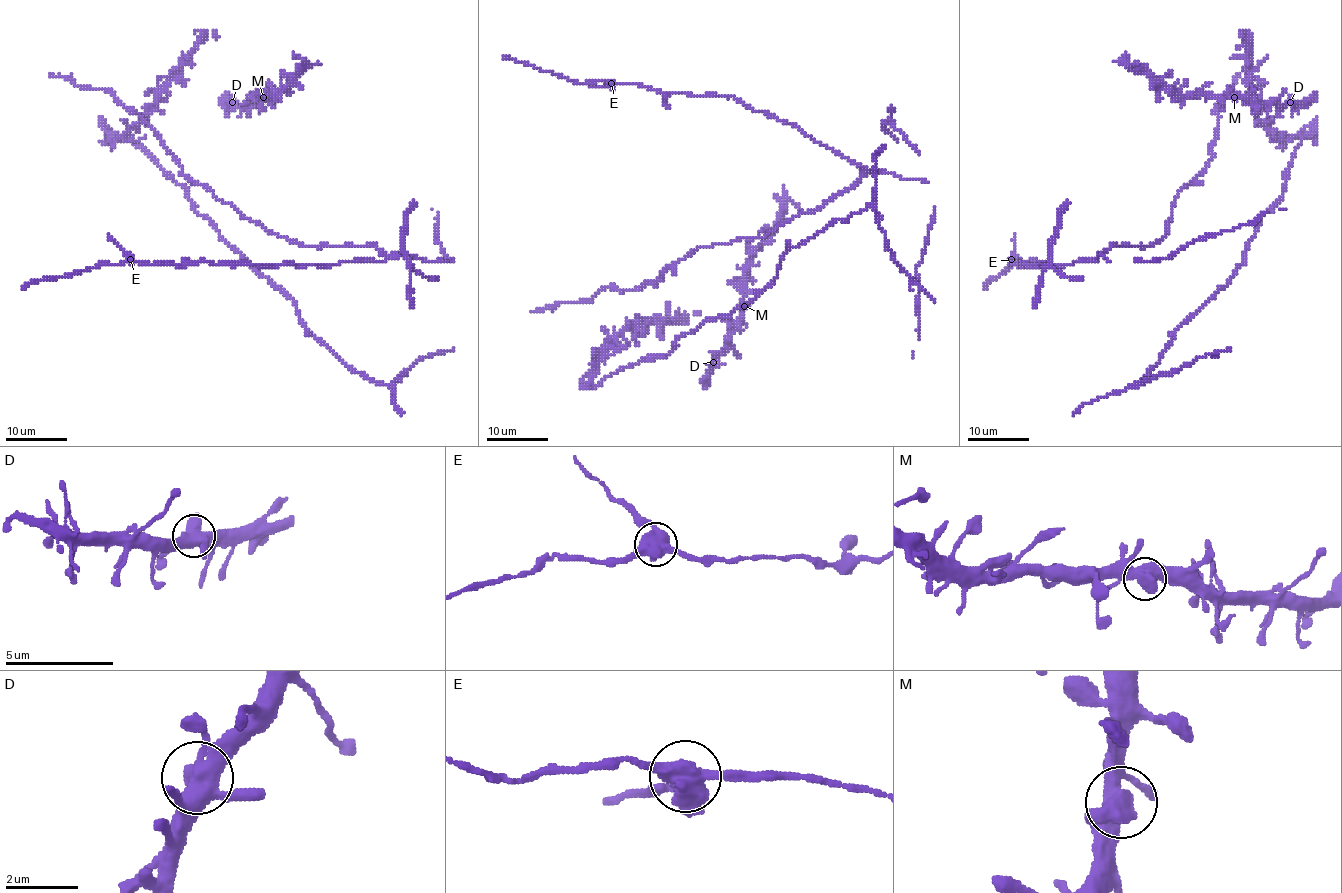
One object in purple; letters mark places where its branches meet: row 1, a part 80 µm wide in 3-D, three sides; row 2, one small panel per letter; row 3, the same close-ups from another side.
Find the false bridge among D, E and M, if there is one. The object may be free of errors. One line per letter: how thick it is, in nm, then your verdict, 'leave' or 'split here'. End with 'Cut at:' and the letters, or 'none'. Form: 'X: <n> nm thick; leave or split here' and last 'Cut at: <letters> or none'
D: 500 nm thick; leave
E: 600 nm thick; split here
M: 550 nm thick; leave
Cut at: E

